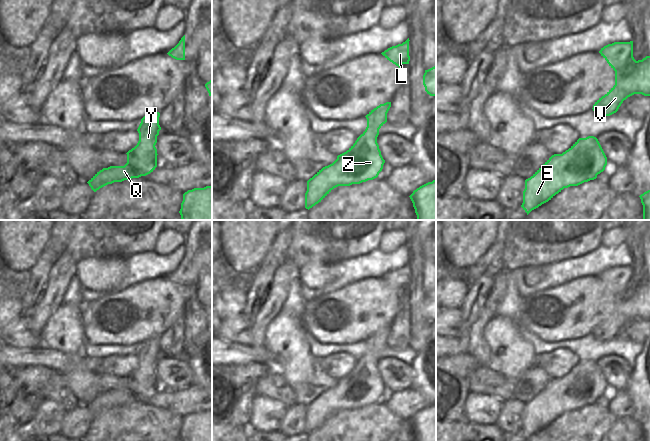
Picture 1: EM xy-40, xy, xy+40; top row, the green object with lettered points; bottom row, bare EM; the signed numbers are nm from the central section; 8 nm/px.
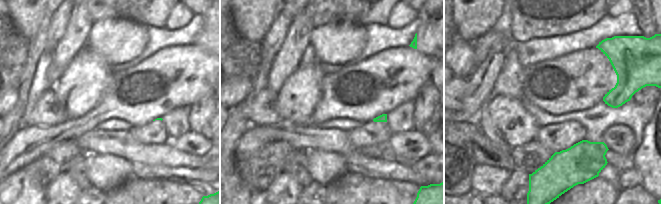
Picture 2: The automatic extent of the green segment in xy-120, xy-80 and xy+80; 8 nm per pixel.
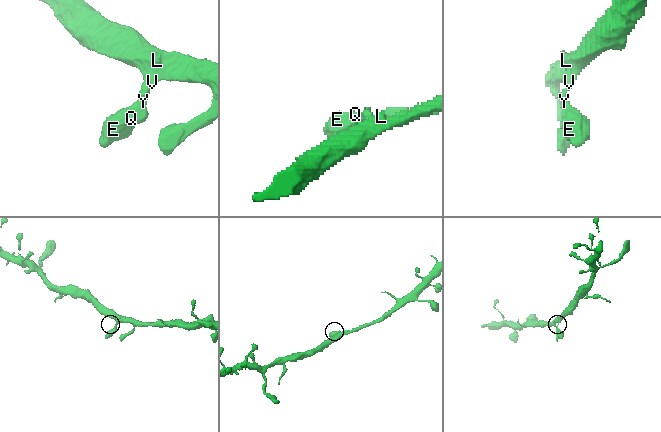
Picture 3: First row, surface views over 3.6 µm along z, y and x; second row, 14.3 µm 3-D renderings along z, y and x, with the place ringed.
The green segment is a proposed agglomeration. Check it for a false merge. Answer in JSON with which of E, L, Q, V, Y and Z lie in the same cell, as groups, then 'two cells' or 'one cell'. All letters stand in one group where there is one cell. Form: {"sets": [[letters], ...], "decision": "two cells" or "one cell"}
{"sets": [["E", "L", "Q", "V", "Y", "Z"]], "decision": "one cell"}

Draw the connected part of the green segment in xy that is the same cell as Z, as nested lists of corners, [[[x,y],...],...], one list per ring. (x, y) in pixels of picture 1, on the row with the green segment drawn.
[[[391,102],[380,104],[371,110],[365,117],[367,127],[357,138],[355,143],[344,153],[337,156],[337,159],[330,165],[323,167],[312,178],[307,181],[307,191],[305,193],[305,208],[310,209],[321,202],[334,188],[338,186],[350,186],[360,184],[378,177],[383,169],[385,160],[381,155],[377,137],[379,129],[387,122],[387,113],[391,107]]]

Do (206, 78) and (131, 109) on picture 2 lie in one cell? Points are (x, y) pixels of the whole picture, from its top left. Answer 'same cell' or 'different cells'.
same cell

